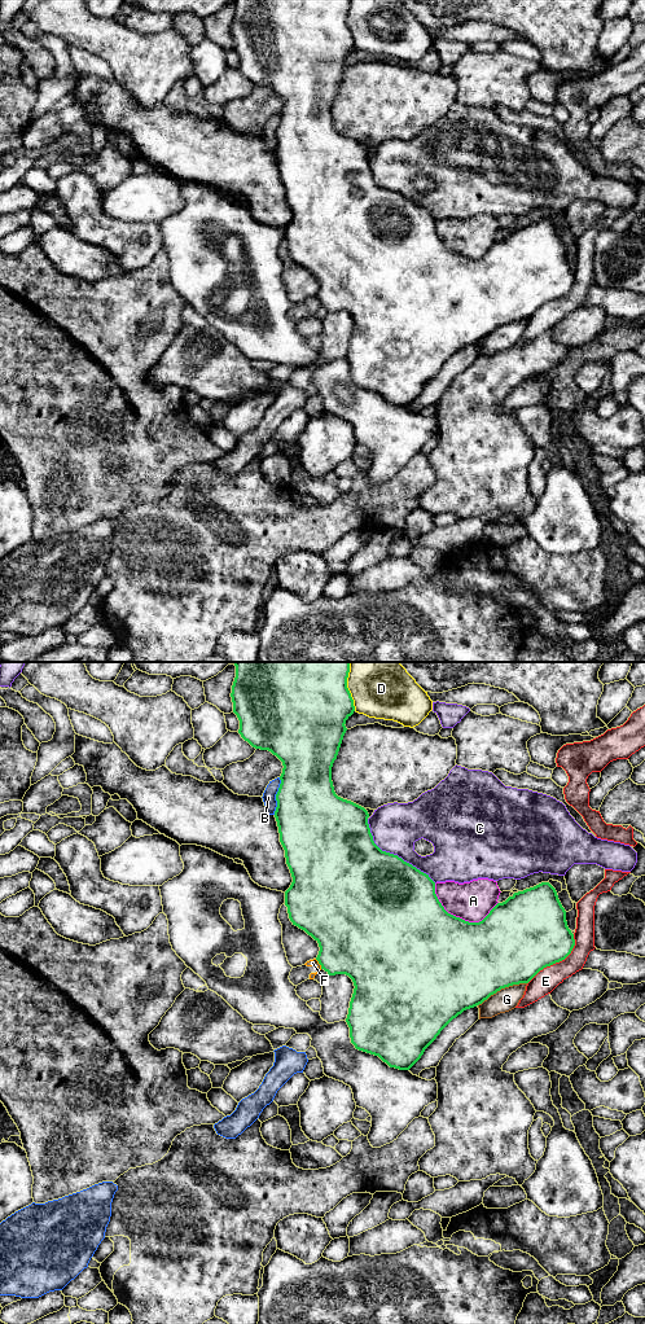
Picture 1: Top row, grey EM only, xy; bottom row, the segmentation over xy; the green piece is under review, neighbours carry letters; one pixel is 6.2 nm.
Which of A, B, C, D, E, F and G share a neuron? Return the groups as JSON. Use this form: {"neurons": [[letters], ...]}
{"neurons": [["A"], ["B"], ["C"], ["D"], ["E"], ["F"], ["G"]]}

